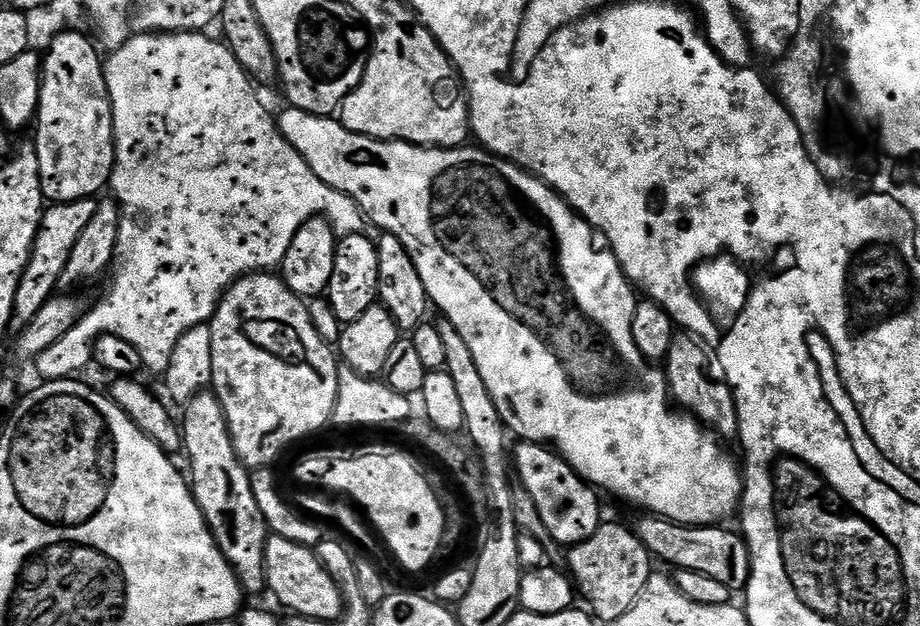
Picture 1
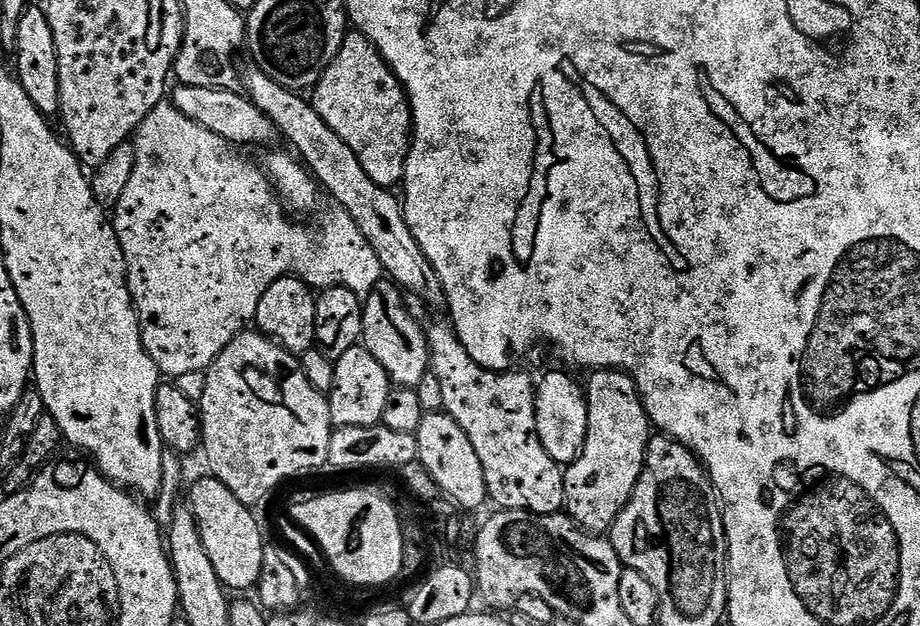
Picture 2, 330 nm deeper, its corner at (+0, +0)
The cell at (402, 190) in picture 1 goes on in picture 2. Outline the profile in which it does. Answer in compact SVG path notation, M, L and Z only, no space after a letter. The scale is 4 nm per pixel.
M176 86L171 89L170 102L175 108L182 110L182 114L186 114L186 118L206 126L206 130L218 134L233 146L268 144L272 139L277 139L278 133L274 122L258 106L252 104L246 95L237 92L231 92L227 86L218 88Z

